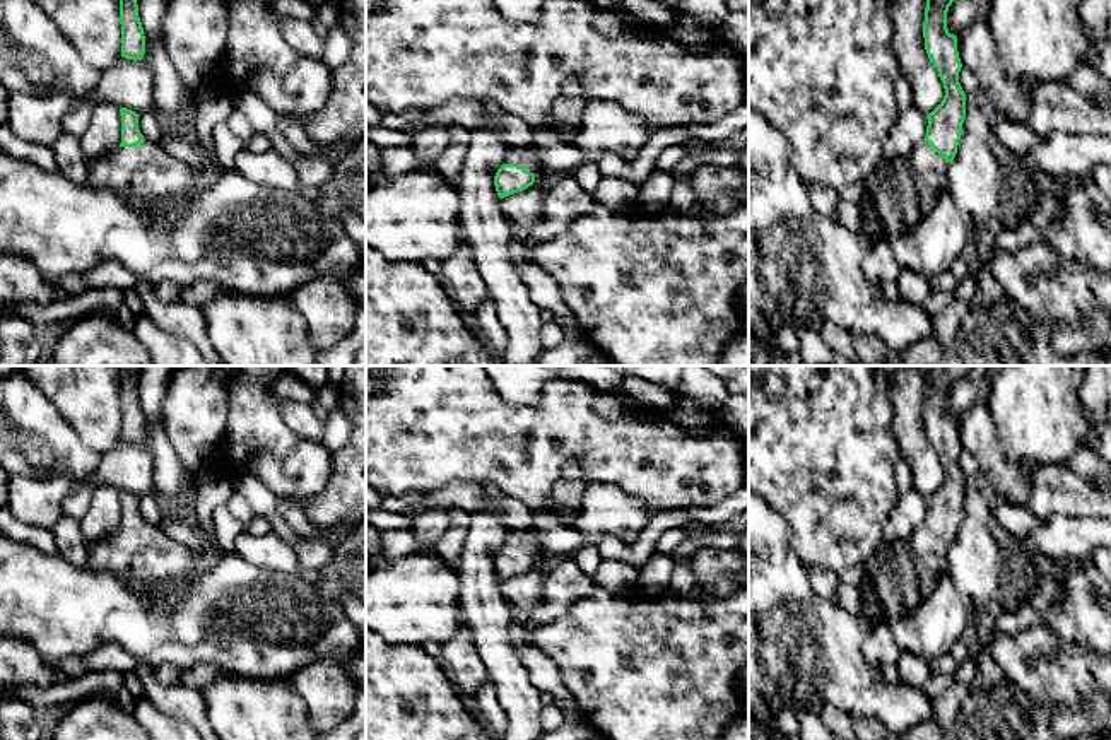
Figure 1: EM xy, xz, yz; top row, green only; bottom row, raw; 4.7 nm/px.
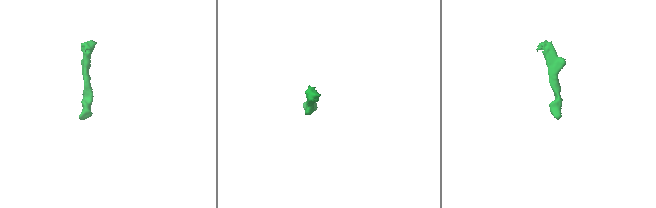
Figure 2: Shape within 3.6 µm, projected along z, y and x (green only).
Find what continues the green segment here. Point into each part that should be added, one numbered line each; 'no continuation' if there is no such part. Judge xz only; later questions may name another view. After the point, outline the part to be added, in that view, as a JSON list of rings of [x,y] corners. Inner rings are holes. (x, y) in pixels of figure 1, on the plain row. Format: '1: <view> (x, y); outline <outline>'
1: xz (527, 540); outline [[[530,528],[526,532],[509,532],[506,537],[504,547],[518,547],[528,552],[533,557],[538,557],[544,554],[542,542],[535,537],[535,530]]]

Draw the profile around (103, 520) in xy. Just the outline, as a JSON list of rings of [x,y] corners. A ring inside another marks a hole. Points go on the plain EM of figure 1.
[[[97,484],[89,511],[80,520],[80,530],[84,538],[91,545],[97,545],[104,540],[109,540],[121,526],[121,496],[120,489]]]

